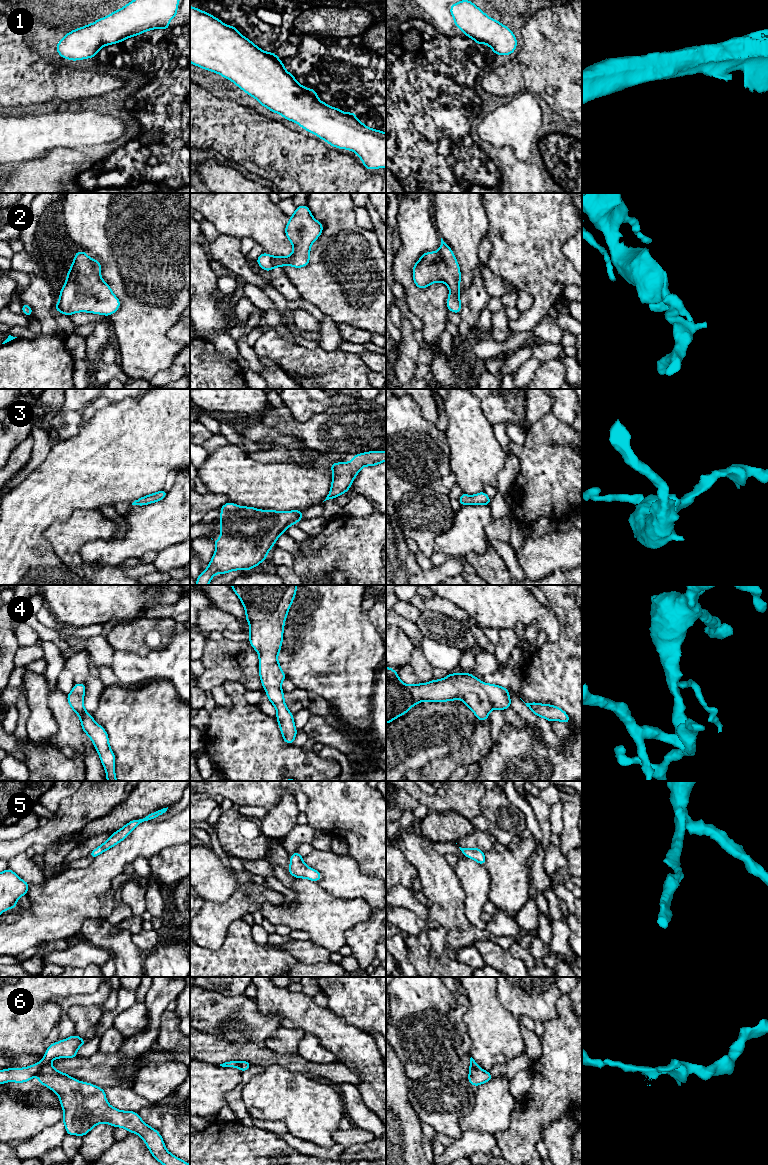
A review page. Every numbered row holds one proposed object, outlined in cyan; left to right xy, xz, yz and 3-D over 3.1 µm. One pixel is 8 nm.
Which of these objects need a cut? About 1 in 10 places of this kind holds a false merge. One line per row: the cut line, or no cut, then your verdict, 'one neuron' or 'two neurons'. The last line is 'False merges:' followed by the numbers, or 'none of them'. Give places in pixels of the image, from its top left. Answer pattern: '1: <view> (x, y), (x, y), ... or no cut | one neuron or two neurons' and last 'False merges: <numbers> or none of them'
1: no cut | one neuron
2: no cut | one neuron
3: no cut | one neuron
4: no cut | one neuron
5: no cut | one neuron
6: xy (49, 1063), (45, 1064), (37, 1073) | two neurons
False merges: 6

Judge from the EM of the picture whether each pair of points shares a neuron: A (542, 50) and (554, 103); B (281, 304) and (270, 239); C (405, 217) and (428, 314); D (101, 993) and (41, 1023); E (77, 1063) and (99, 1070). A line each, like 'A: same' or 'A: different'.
A: same
B: different
C: same
D: different
E: same

